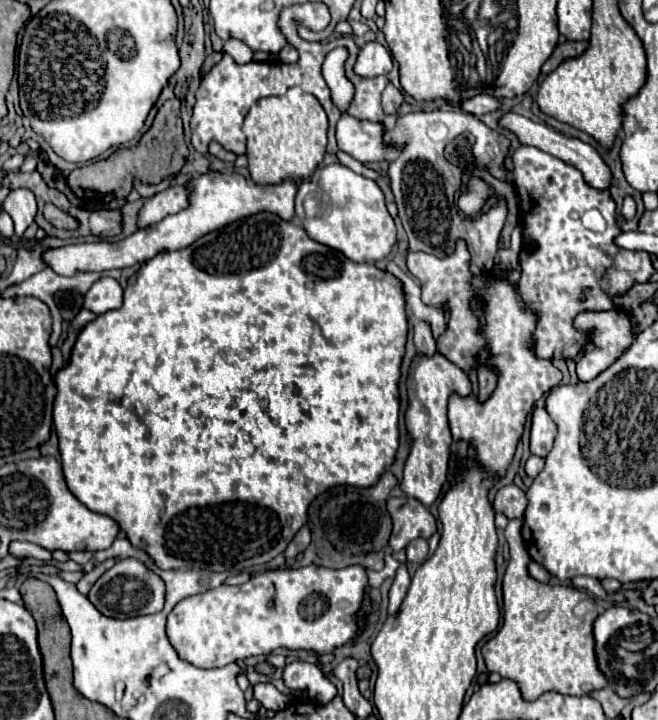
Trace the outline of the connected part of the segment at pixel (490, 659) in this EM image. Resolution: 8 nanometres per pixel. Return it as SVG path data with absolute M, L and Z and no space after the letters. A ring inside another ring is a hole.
M509 520L505 538L511 560L503 578L503 626L481 648L489 672L515 680L525 700L533 702L543 692L557 690L561 694L585 696L607 686L605 674L595 662L593 622L599 616L593 598L563 584L541 584L529 576L529 554L521 538L521 520ZM549 610L549 616L543 612Z

